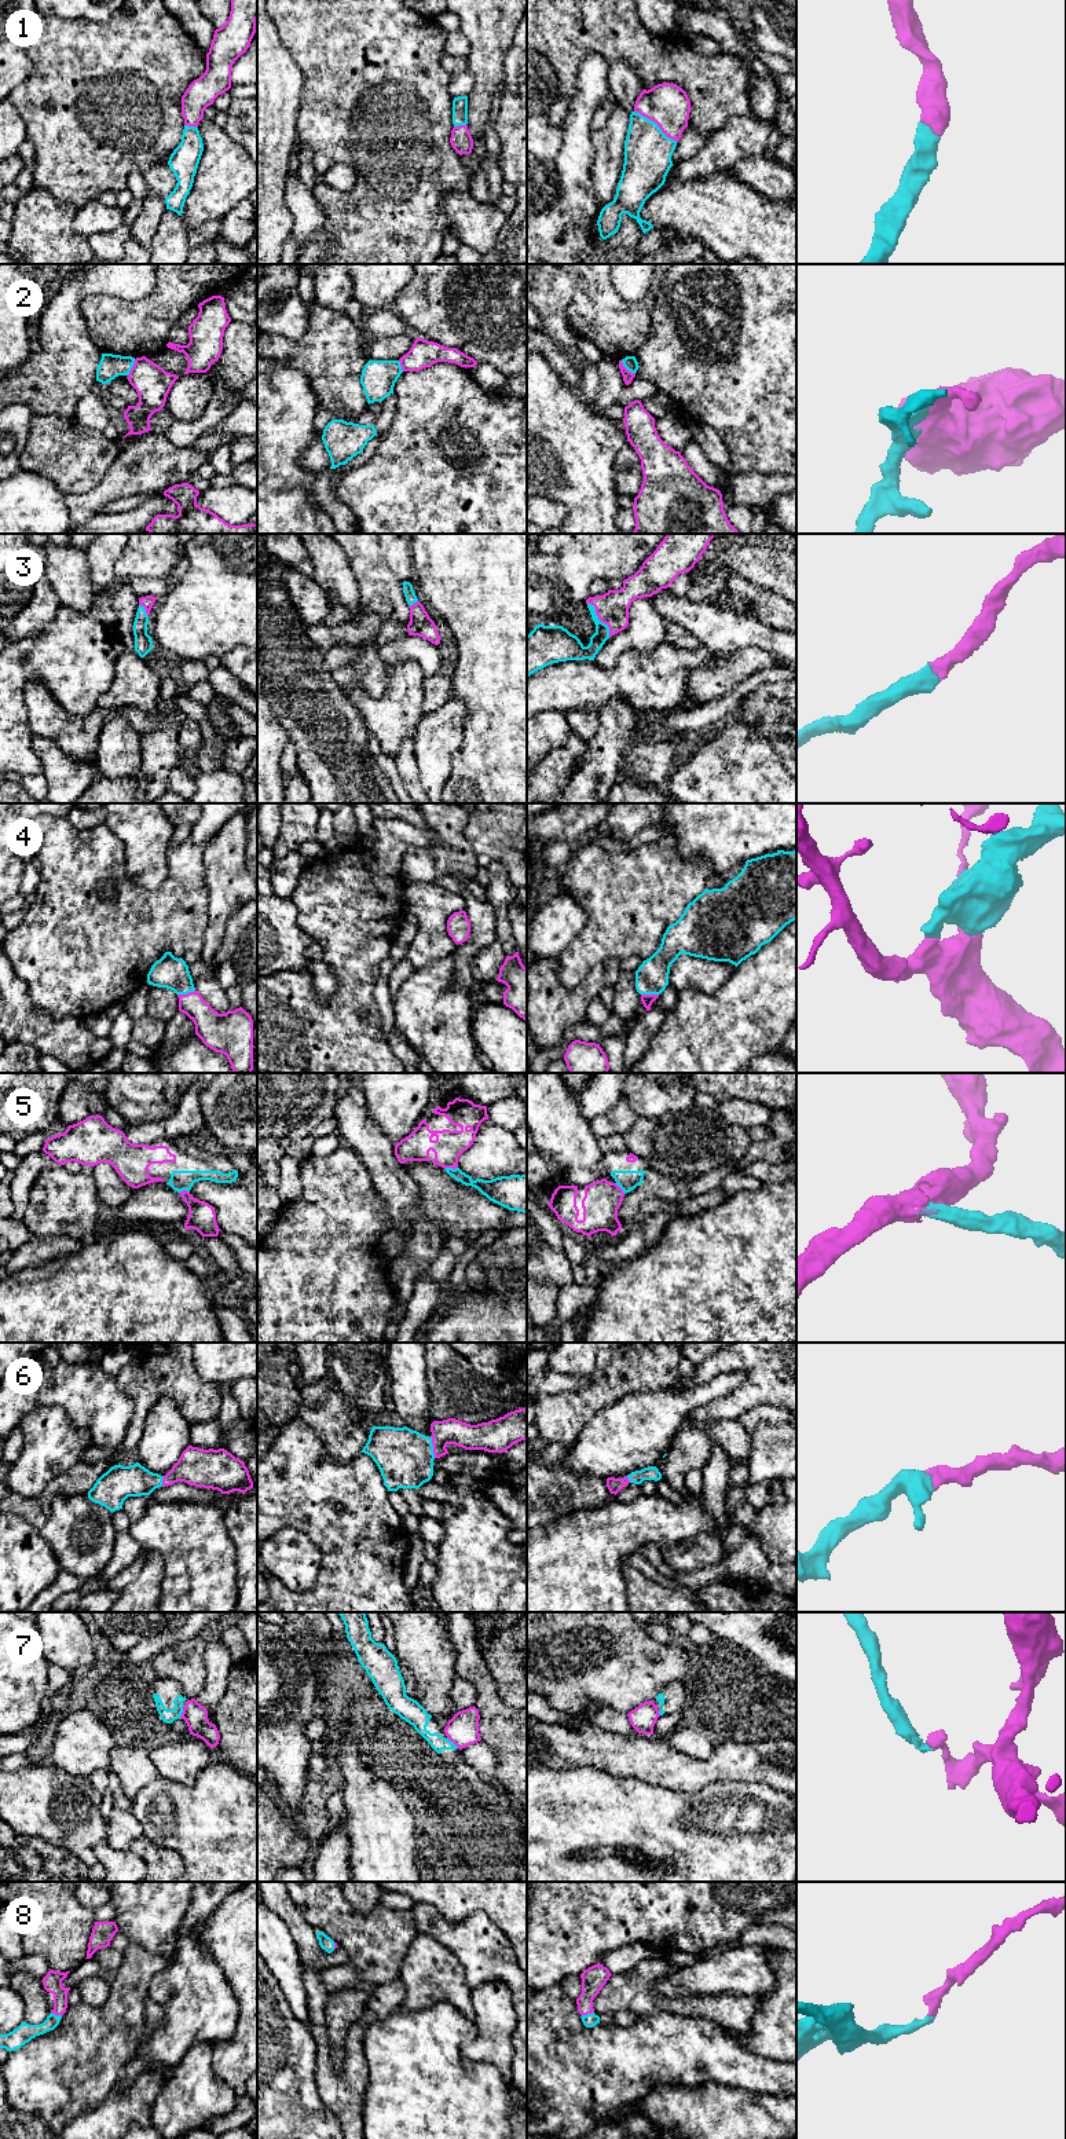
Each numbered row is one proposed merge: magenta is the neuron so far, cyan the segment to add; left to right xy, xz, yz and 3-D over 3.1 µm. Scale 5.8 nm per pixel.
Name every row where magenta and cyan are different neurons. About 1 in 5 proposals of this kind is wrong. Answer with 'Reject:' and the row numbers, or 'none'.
Reject: 2, 7

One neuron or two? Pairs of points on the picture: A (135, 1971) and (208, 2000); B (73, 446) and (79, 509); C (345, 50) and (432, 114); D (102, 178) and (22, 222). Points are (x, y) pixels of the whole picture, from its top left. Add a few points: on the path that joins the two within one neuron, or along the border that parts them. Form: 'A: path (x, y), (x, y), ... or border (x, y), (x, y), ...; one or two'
A: border (172, 1956), (172, 1960), (151, 1980), (147, 1995); two
B: border (105, 475), (90, 490), (68, 493), (65, 495); two
C: path (367, 69), (410, 112); one
D: border (33, 186), (43, 187), (77, 208); two

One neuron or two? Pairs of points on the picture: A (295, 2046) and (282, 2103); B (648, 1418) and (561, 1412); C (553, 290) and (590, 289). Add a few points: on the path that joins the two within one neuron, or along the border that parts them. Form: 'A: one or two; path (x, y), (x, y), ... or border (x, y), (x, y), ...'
A: one; path (295, 2059), (296, 2073), (282, 2090)
B: two; border (623, 1396), (599, 1410), (583, 1425), (575, 1439)
C: two; border (571, 278), (575, 295), (566, 312)

